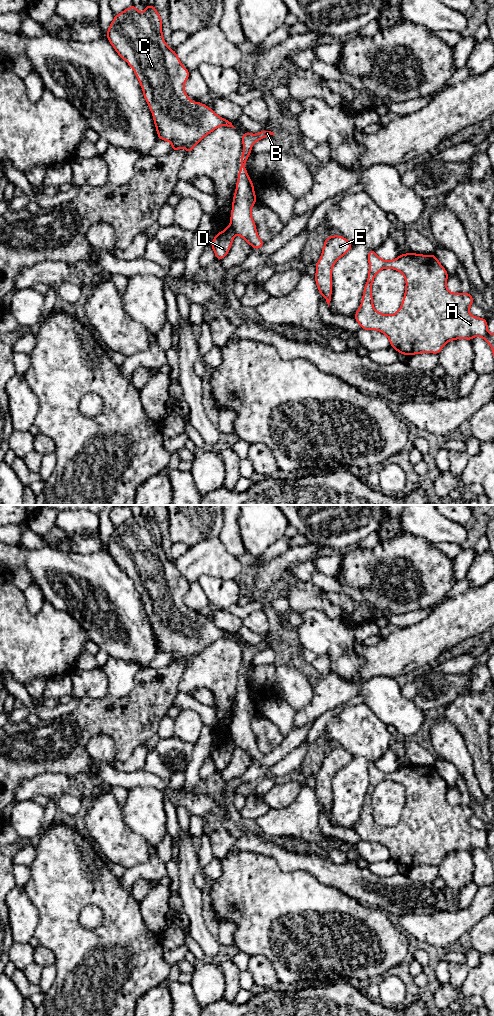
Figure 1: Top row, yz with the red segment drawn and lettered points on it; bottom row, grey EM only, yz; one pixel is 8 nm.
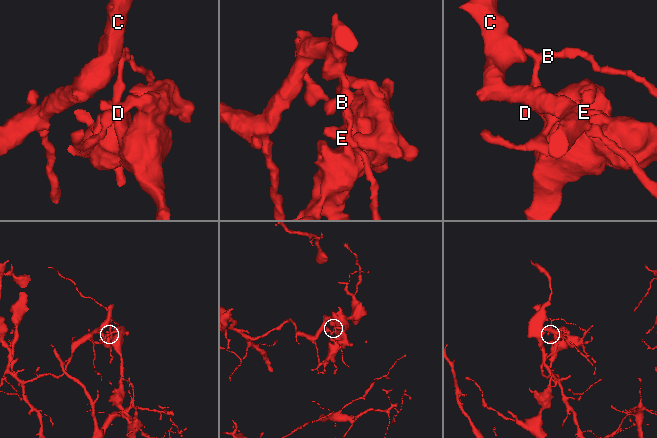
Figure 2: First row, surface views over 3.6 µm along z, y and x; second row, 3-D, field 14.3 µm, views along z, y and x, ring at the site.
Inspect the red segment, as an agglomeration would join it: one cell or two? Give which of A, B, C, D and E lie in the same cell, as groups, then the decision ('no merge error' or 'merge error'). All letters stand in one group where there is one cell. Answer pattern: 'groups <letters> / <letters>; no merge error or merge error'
groups A D E / B C; merge error

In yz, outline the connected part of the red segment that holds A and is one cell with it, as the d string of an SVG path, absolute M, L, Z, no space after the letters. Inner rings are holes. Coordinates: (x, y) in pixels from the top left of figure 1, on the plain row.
M371 761L368 763L368 774L368 791L364 799L361 817L354 827L355 832L363 842L377 842L384 845L388 849L391 859L396 861L399 866L402 865L407 868L420 865L434 865L438 867L443 858L449 853L455 851L468 851L471 853L475 848L479 848L488 854L494 868L494 845L488 845L487 832L470 826L469 820L474 815L470 805L451 805L447 801L448 785L440 776L435 766L422 767L410 764L399 767L396 771L385 773L375 765L375 762ZM385 780L401 784L406 792L405 806L401 819L393 827L382 826L376 823L373 818L372 795L376 786Z

